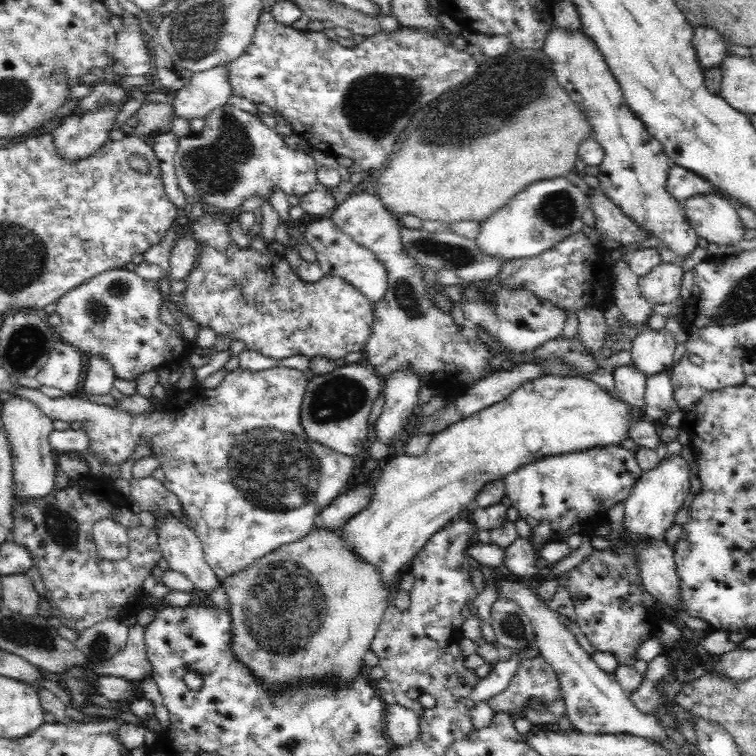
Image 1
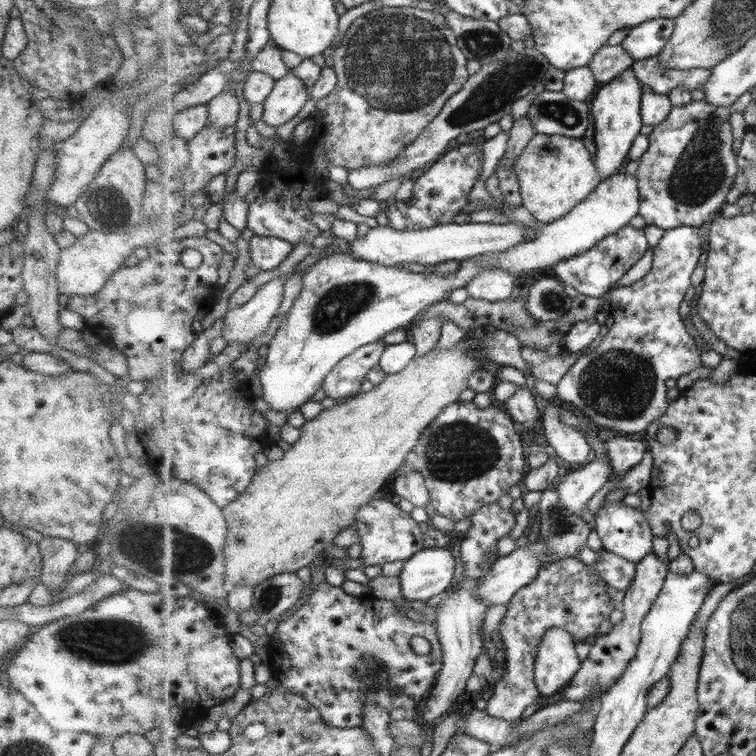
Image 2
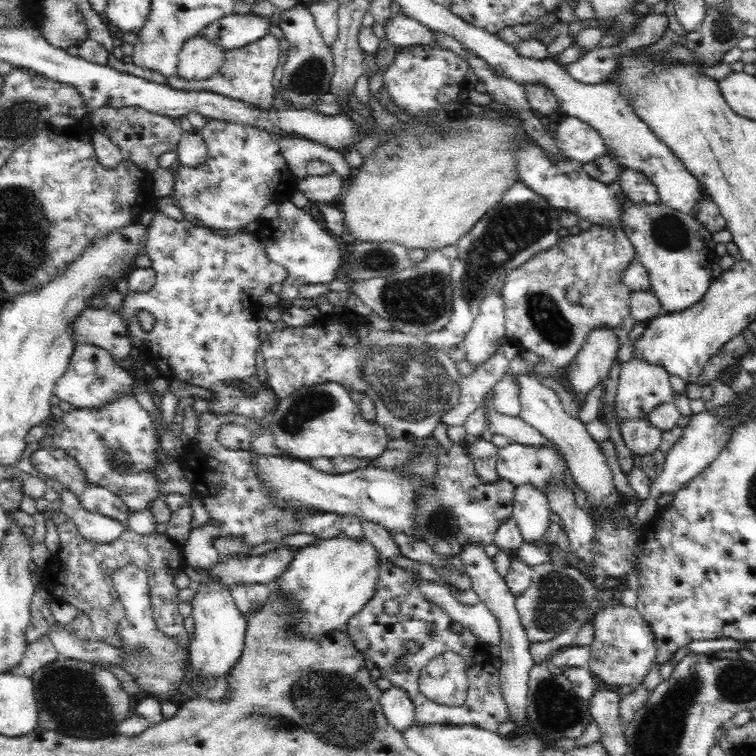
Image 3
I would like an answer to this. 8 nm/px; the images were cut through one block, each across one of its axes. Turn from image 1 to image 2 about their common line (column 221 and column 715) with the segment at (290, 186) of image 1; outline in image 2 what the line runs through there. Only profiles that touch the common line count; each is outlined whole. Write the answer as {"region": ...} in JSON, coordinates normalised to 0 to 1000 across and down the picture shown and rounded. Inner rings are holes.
{"region":[[[919,132],[911,138],[892,140],[886,148],[885,156],[865,168],[864,173],[858,179],[861,193],[858,198],[848,208],[844,226],[841,228],[843,239],[845,239],[845,254],[847,254],[847,284],[854,292],[854,296],[861,296],[876,302],[880,306],[888,304],[889,302],[898,302],[902,299],[926,300],[930,296],[935,296],[938,291],[946,291],[946,287],[951,283],[954,272],[962,266],[964,254],[971,247],[972,239],[978,229],[976,220],[976,204],[972,204],[970,198],[970,169],[967,169],[967,146],[959,143],[959,140],[946,140],[938,138],[934,132]]]}

